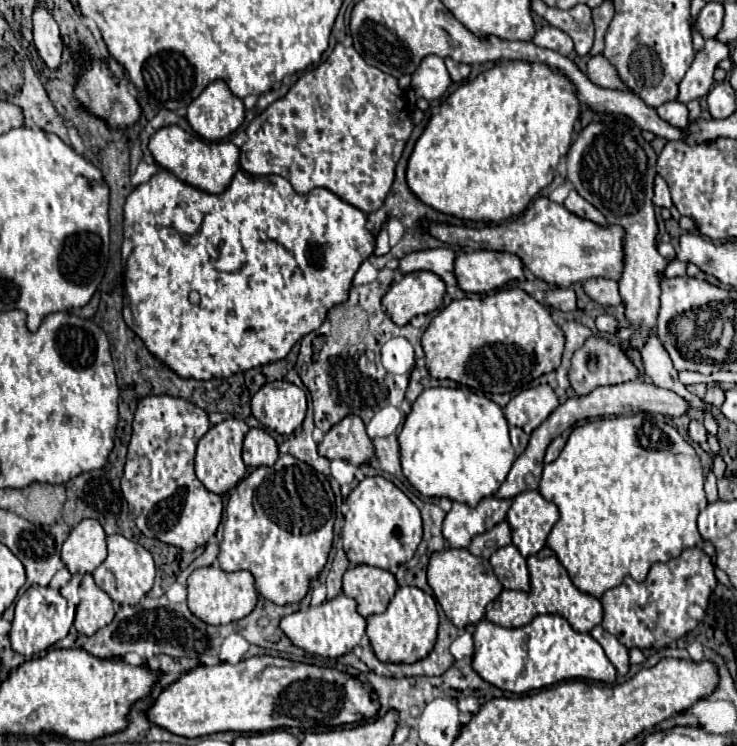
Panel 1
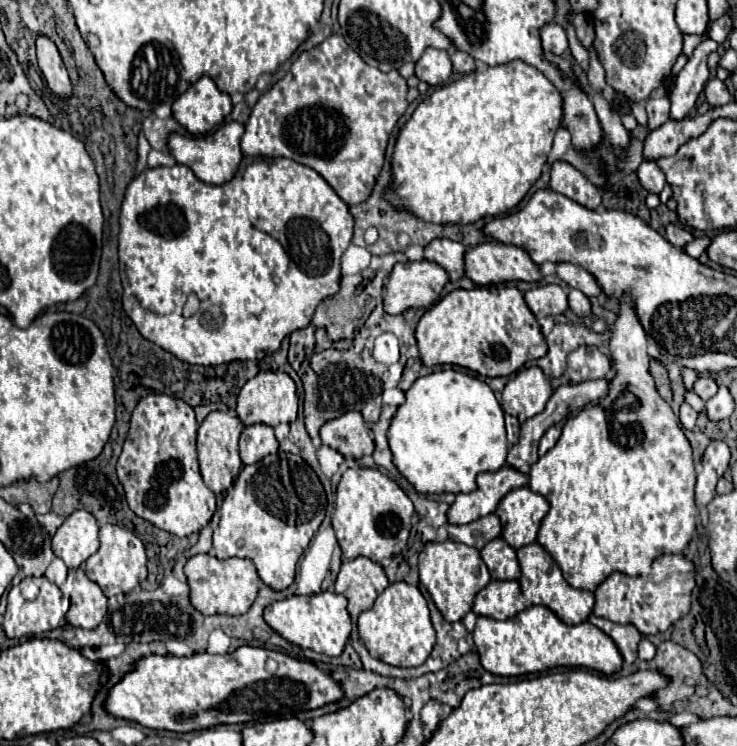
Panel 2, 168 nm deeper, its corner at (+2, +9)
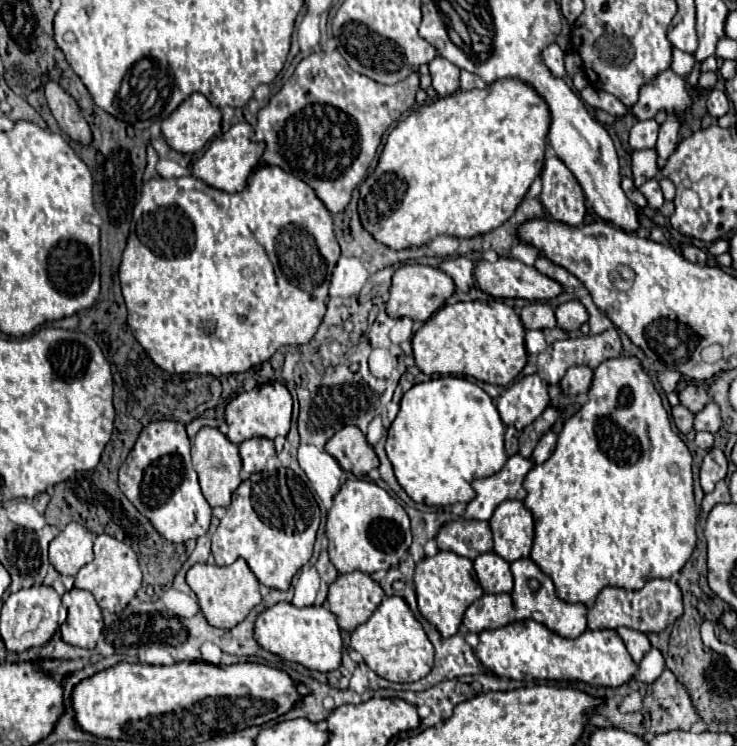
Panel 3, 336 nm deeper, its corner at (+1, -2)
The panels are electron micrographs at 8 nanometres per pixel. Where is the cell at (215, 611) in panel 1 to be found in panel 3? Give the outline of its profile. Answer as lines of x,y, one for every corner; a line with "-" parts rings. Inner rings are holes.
237,559
229,567
207,565
207,563
193,565
187,571
187,585
195,591
205,619
219,629
235,627
261,601
261,583
245,563
245,559

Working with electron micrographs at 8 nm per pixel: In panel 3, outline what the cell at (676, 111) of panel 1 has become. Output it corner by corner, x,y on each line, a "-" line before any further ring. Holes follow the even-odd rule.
649,119
649,121
637,121
631,127
631,133
629,133
629,145
631,145
631,149
633,151
653,149
655,141
657,141
657,131
659,131
659,125
653,119

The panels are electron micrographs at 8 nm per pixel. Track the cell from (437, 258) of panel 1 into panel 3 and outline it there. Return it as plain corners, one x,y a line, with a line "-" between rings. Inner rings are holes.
453,257
453,259
447,259
439,265
439,269
443,269
457,285
457,289
461,291
469,291
471,287
475,287
475,277
473,277
473,261
469,261
467,257

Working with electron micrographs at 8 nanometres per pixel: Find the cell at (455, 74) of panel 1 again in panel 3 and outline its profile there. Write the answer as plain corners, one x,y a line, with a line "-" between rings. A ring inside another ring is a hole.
461,71
461,89
463,89
463,91
483,89
483,87
485,87
485,83
483,83
477,75
473,75
473,73
469,73
469,71

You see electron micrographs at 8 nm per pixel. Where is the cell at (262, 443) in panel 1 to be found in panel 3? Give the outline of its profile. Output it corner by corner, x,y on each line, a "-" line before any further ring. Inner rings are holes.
247,439
239,445
239,455
243,461
243,473
251,475
265,469
265,463
271,455
275,455
275,447
271,439

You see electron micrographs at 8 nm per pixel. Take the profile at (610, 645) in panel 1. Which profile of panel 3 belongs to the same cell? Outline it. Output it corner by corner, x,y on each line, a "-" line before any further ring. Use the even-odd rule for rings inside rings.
619,627
617,631
619,631
619,635
621,635
621,639
623,639
623,643
625,643
627,651
629,651
629,655
633,657
633,661
639,663
645,657
645,653
651,649
651,643
649,643
647,635
641,633
641,631
629,629
629,627

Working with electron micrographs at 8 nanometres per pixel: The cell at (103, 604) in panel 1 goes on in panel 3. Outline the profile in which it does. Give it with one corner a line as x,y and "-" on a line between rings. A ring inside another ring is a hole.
71,589
67,621
61,625
61,639
69,645
93,649
101,637
103,615
89,591

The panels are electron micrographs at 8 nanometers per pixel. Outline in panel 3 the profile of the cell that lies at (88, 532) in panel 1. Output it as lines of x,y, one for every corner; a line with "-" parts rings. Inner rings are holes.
69,523
51,543
49,561
61,575
77,575
77,571
93,561
93,533
81,523

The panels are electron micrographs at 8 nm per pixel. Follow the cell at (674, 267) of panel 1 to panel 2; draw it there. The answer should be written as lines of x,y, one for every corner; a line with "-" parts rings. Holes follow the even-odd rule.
704,236
704,238
696,238
696,240
692,240
692,242
688,242
682,250
688,254
688,256
692,256
692,258
698,258
706,248
708,248
708,244
710,244
710,238
708,236

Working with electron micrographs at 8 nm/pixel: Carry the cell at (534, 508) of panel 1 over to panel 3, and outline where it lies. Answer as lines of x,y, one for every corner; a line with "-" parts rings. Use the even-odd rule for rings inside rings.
503,501
489,519
493,551
505,561
529,557
533,545
533,515
521,501

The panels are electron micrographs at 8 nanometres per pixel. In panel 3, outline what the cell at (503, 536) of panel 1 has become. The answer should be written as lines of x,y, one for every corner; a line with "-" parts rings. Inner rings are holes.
475,519
449,521
439,529
435,541
441,551
453,551
467,559
475,559
481,553
493,551
493,535
487,521

